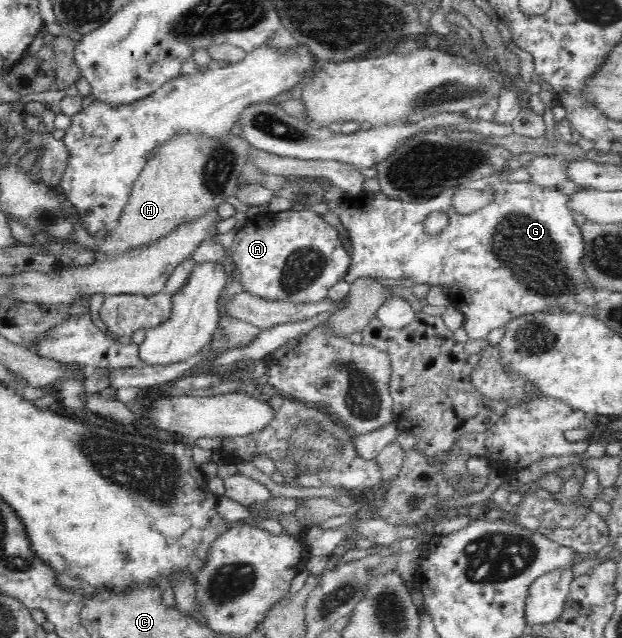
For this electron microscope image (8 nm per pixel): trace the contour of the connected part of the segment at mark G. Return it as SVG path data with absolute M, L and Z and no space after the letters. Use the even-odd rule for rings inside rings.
M493 172L490 176L486 178L479 178L473 181L469 181L465 184L465 188L473 188L475 190L485 190L485 188L491 188L495 190L495 201L485 208L481 208L478 212L473 212L472 214L460 214L455 210L452 204L452 199L454 194L459 189L457 187L447 188L446 190L439 191L439 194L433 195L431 198L425 200L425 202L405 202L403 200L390 198L383 191L379 191L376 194L361 193L358 196L351 196L351 194L346 194L343 199L341 206L337 206L336 210L329 208L329 204L317 204L317 206L312 204L299 204L294 203L291 206L291 210L299 211L311 211L320 217L325 216L327 212L337 212L339 219L341 219L342 226L346 228L349 234L350 241L353 245L353 255L352 263L350 266L349 273L344 279L353 285L353 282L358 282L361 278L373 278L373 279L398 279L398 278L408 278L414 283L419 284L441 284L446 288L449 288L449 300L451 303L455 304L457 308L463 312L465 315L465 324L463 324L463 329L467 332L469 340L485 340L487 335L491 330L496 328L501 328L506 322L509 322L512 318L517 318L517 316L529 313L538 312L561 312L567 314L580 314L580 316L591 316L595 317L599 314L599 307L597 307L597 294L598 288L596 288L596 283L592 282L588 272L585 271L585 265L583 265L583 258L585 258L585 239L583 239L583 233L581 232L581 227L575 224L575 215L572 212L571 195L565 194L563 191L557 191L554 188L546 188L545 186L540 186L539 184L534 184L531 181L527 182L509 182L503 172ZM431 212L447 212L450 217L449 227L445 228L439 236L429 236L425 234L422 223L425 222L425 218L431 214Z

